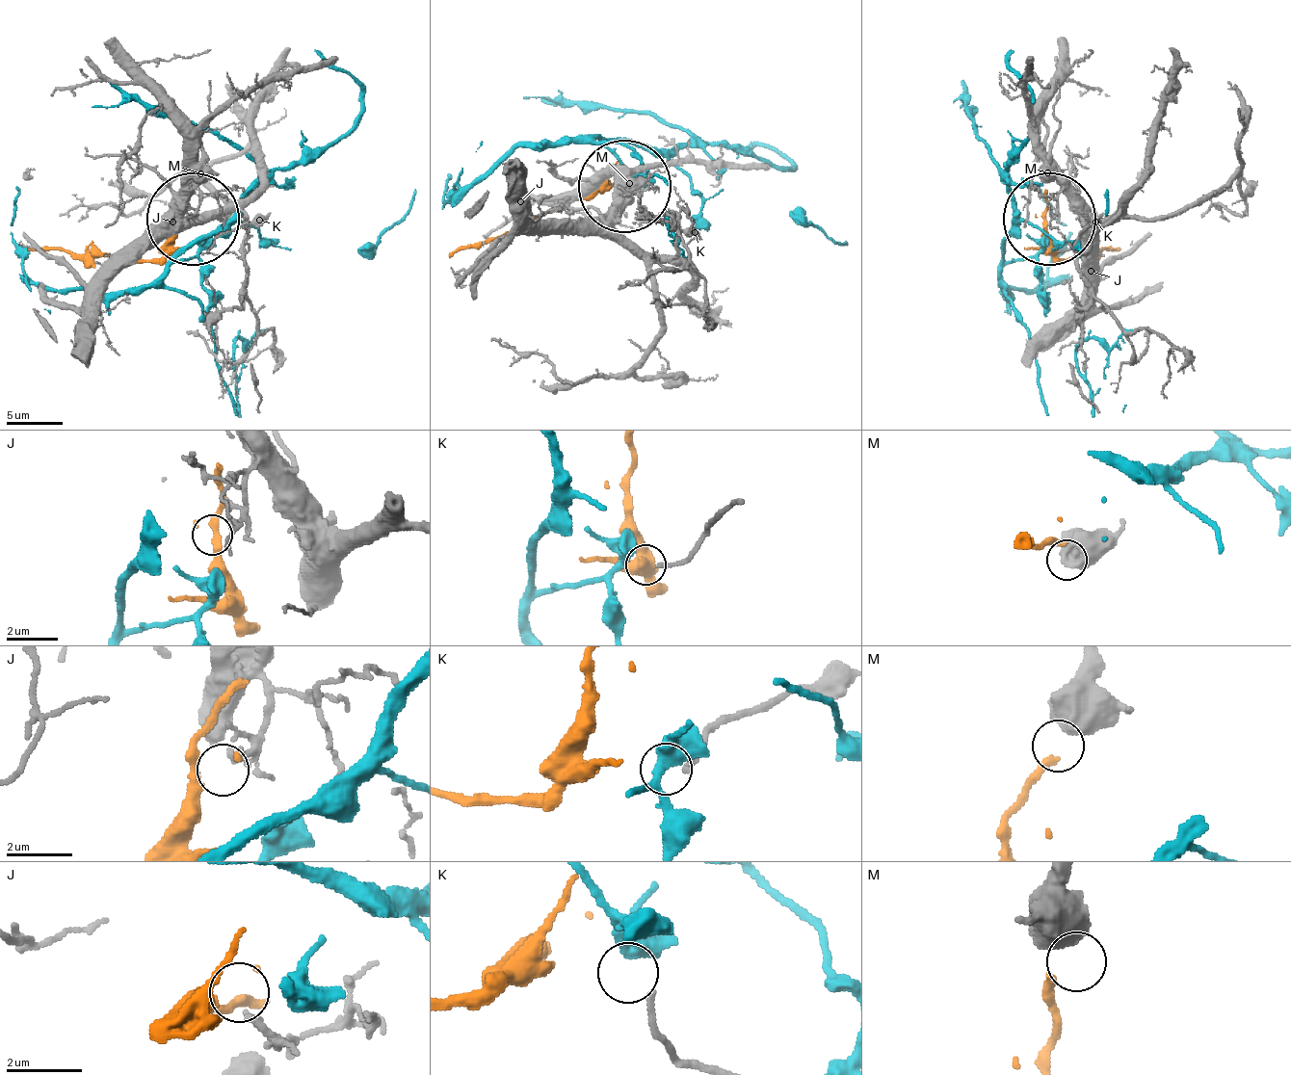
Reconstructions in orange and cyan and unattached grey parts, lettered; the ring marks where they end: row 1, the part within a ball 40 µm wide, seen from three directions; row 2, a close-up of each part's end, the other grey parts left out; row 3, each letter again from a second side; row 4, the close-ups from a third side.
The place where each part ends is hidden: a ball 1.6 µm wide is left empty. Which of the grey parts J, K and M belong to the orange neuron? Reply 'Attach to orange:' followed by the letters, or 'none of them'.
Attach to orange: M

